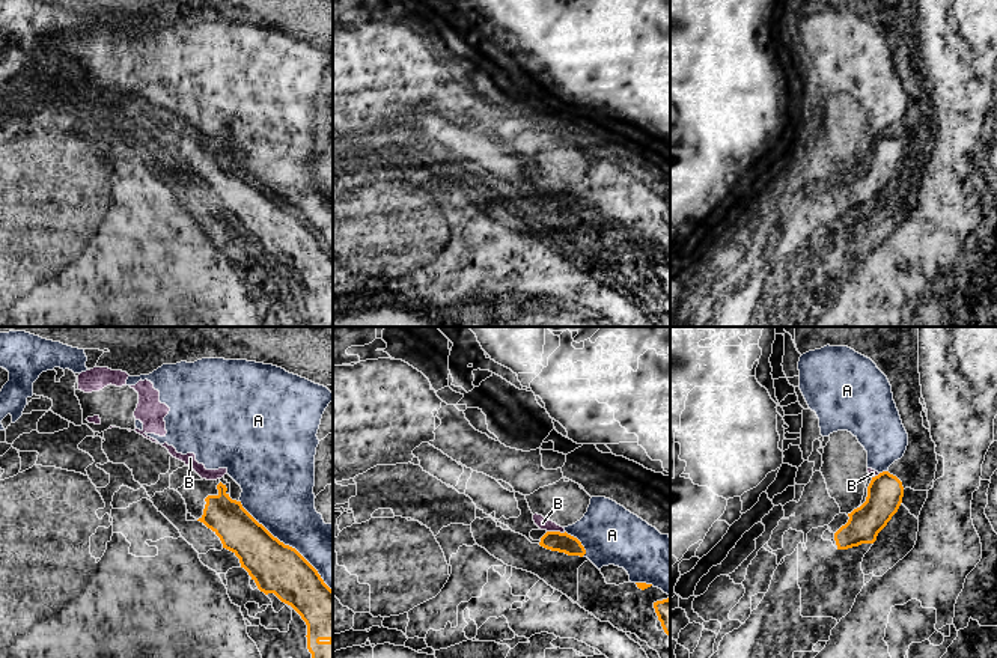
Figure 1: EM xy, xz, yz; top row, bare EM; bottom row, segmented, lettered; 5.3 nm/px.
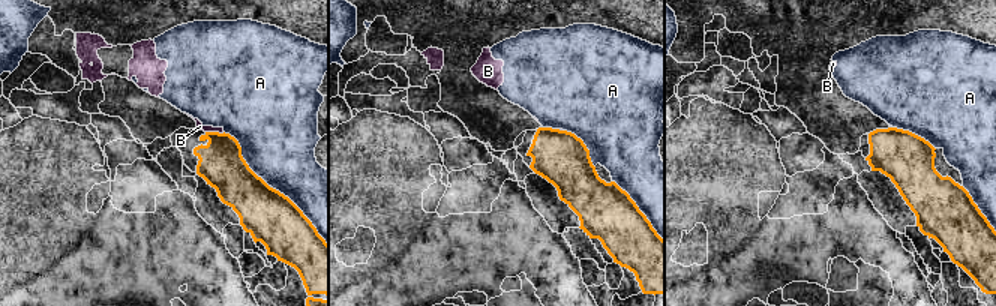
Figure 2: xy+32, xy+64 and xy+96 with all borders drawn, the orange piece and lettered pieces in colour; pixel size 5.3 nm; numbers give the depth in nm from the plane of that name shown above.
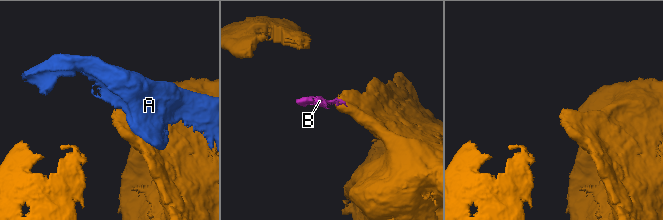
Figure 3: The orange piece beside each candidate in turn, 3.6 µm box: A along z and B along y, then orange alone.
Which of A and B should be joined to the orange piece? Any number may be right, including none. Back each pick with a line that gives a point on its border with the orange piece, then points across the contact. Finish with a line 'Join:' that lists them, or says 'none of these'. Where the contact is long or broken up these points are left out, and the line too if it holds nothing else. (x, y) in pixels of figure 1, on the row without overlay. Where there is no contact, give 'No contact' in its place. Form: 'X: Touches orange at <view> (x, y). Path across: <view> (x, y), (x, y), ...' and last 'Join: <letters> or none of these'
Join: none of these

